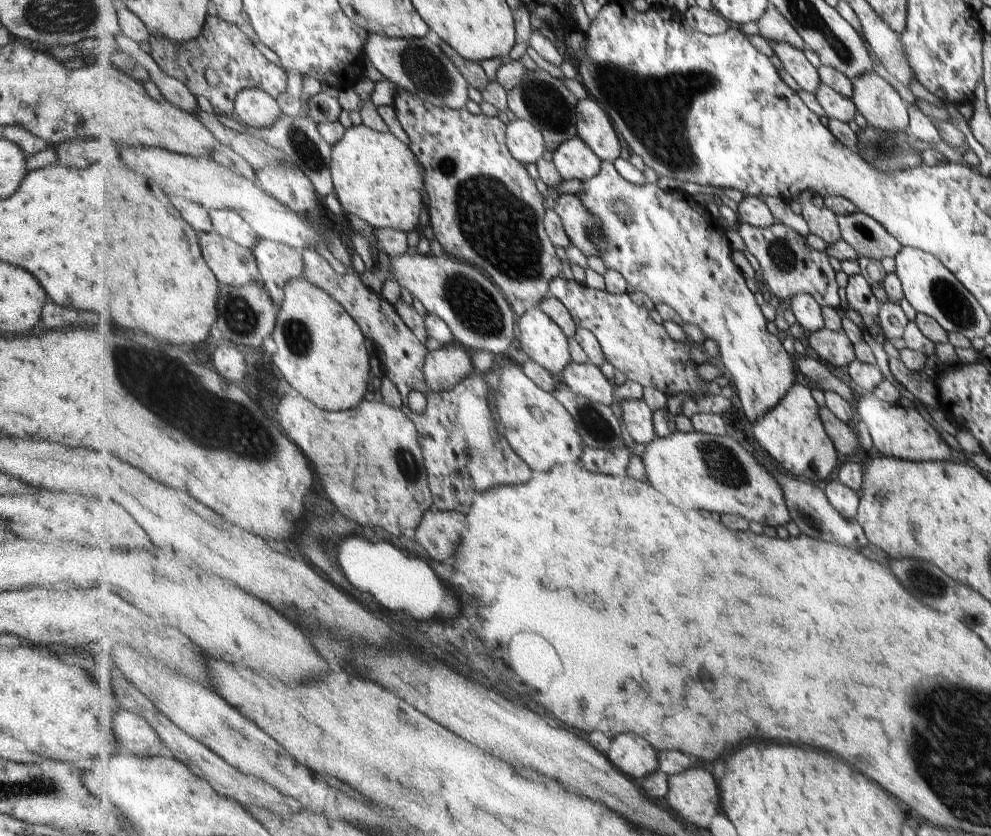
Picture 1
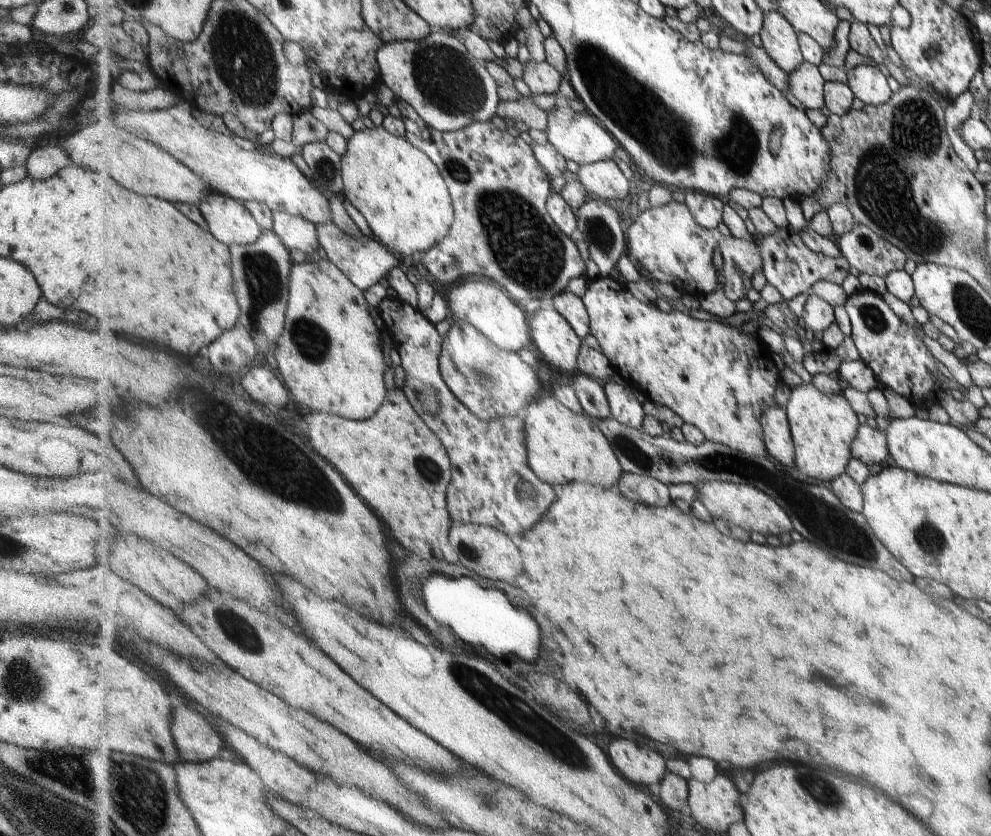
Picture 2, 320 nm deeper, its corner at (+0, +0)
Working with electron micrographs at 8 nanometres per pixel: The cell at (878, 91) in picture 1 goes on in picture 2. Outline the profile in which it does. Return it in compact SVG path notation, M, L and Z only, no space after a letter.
M857 65L848 71L848 77L848 85L865 105L879 106L891 100L894 92L883 67Z

